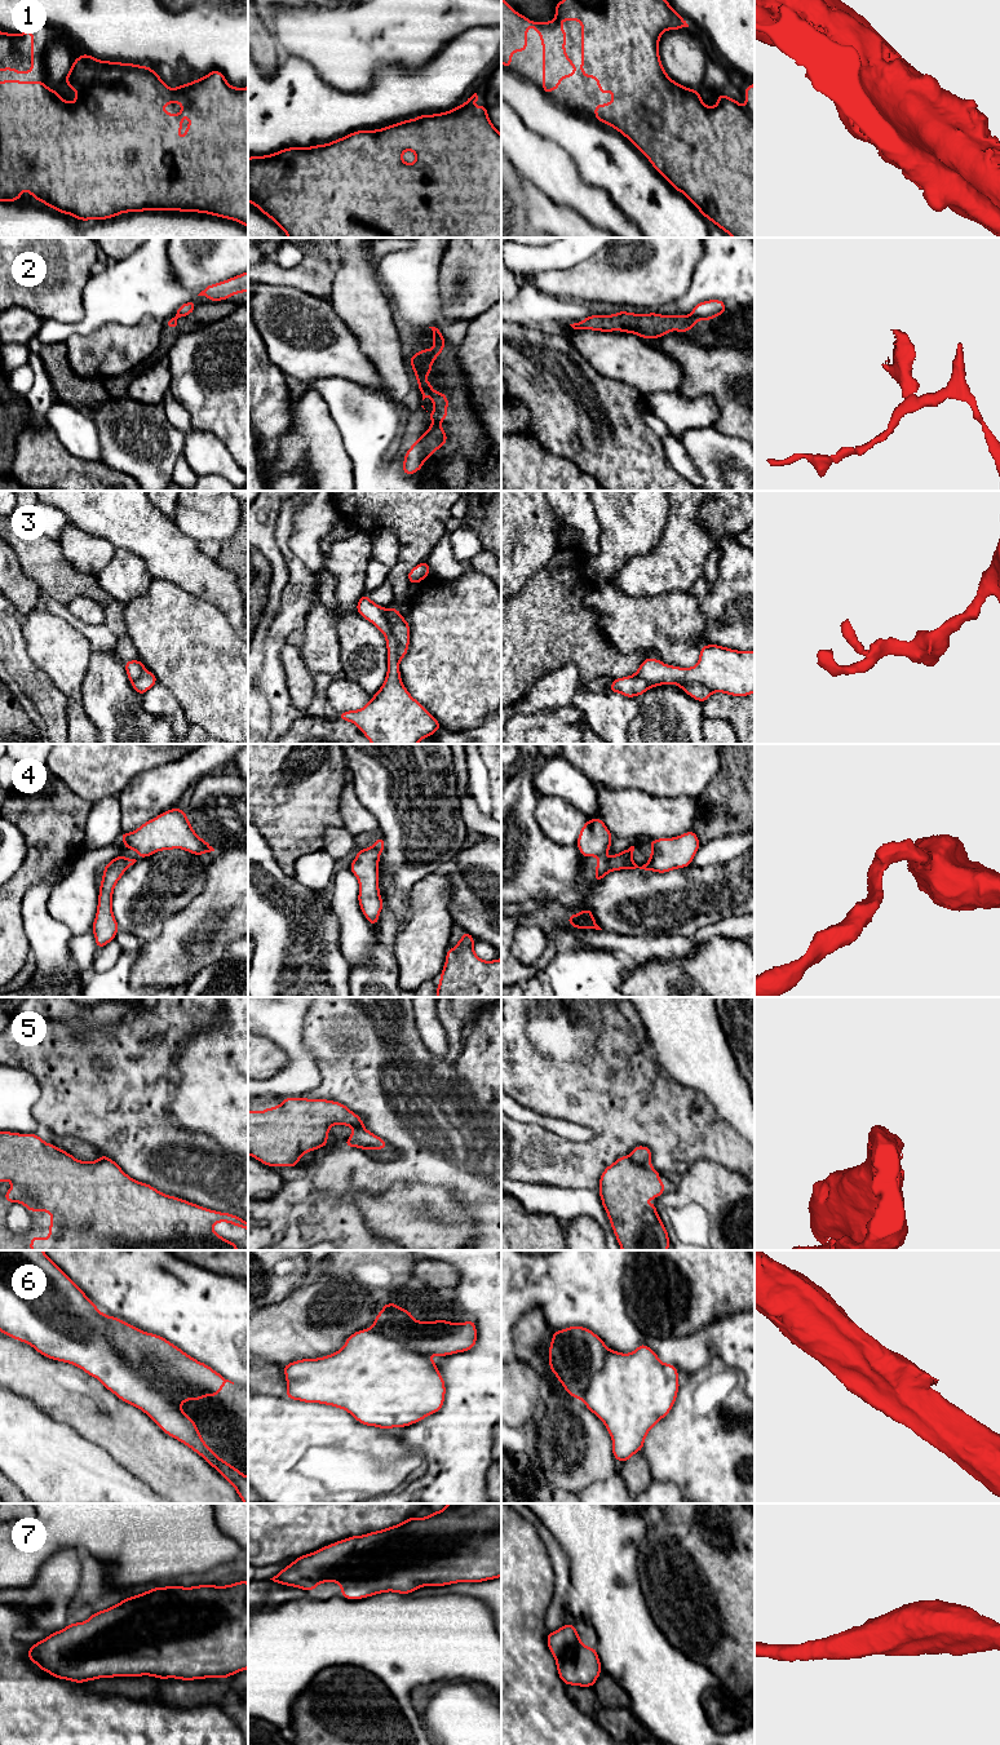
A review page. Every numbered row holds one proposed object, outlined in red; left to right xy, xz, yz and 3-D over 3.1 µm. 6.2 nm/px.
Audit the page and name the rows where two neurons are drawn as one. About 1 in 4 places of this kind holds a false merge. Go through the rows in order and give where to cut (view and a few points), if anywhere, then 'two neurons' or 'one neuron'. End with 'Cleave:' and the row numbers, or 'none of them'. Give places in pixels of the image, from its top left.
1: cut none; one neuron
2: cut yz (690, 315), (695, 320); two neurons
3: cut xz (383, 610), (386, 627), (397, 643), (398, 661); two neurons
4: cut yz (610, 858), (609, 866), (596, 873); two neurons
5: cut yz (629, 1156), (638, 1164), (650, 1165); two neurons
6: cut xy (104, 1315), (109, 1323), (113, 1346), (135, 1369), (177, 1404); two neurons
7: cut none; one neuron
Cleave: 2, 3, 4, 5, 6

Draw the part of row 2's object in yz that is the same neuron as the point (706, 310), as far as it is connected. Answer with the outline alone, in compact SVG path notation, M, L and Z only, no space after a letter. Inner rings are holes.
M709 300L695 305L690 316L695 320L711 320L724 313L726 313L726 305L724 301Z

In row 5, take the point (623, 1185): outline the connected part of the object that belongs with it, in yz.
M627 1155L601 1174L598 1192L621 1250L671 1249L668 1231L655 1203L642 1203L664 1195L660 1174L651 1165L636 1164Z

